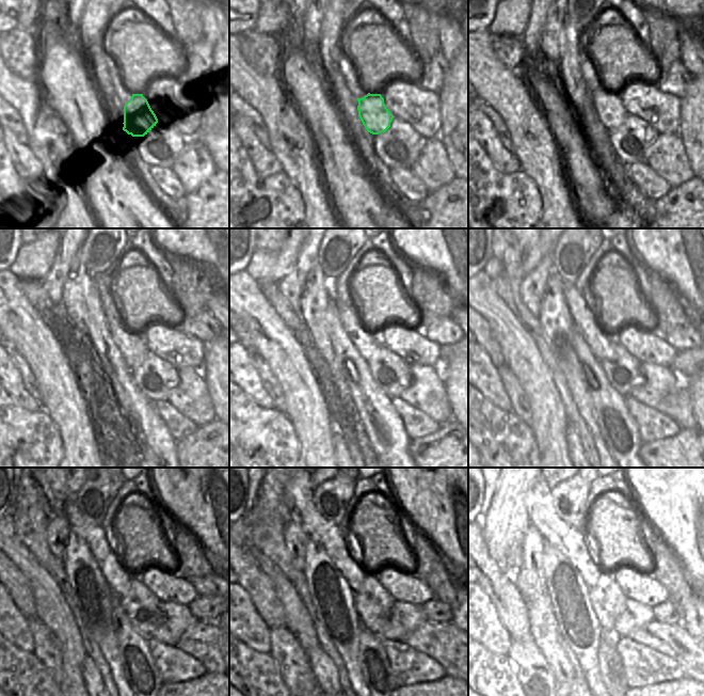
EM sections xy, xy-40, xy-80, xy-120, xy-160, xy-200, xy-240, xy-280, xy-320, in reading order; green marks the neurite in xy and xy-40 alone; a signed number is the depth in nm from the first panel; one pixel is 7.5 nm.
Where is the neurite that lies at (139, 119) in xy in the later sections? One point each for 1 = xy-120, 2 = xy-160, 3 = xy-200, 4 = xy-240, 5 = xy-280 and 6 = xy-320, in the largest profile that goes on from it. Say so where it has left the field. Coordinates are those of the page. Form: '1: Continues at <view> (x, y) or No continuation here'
1: Continues at xy-120 (131, 345)
2: Continues at xy-160 (365, 342)
3: Continues at xy-200 (585, 318)
4: Continues at xy-240 (97, 538)
5: Continues at xy-280 (334, 540)
6: Continues at xy-320 (572, 541)

